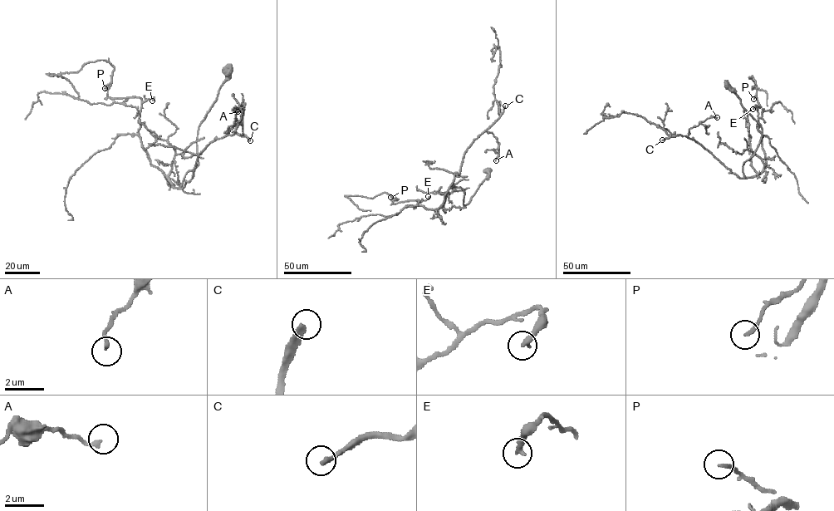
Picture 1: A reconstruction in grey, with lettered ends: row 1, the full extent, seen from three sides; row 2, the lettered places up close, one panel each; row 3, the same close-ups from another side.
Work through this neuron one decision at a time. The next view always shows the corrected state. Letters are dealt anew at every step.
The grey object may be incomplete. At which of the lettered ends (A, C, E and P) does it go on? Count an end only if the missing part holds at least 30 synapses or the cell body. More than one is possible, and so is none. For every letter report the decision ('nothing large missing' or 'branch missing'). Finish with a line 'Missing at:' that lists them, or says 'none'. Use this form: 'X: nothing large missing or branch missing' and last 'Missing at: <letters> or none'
A: nothing large missing
C: branch missing
E: nothing large missing
P: nothing large missing
Missing at: C

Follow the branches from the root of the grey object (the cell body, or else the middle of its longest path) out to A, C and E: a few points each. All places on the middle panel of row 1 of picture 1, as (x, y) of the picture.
A: (488, 170), (464, 205), (463, 189), (449, 186), (464, 153), (486, 130), (498, 144), (496, 160)
C: (488, 170), (464, 205), (463, 189), (449, 186), (455, 174), (459, 174), (464, 153), (505, 105)
E: (488, 170), (465, 205), (459, 187), (449, 188), (438, 208), (417, 204), (428, 196)

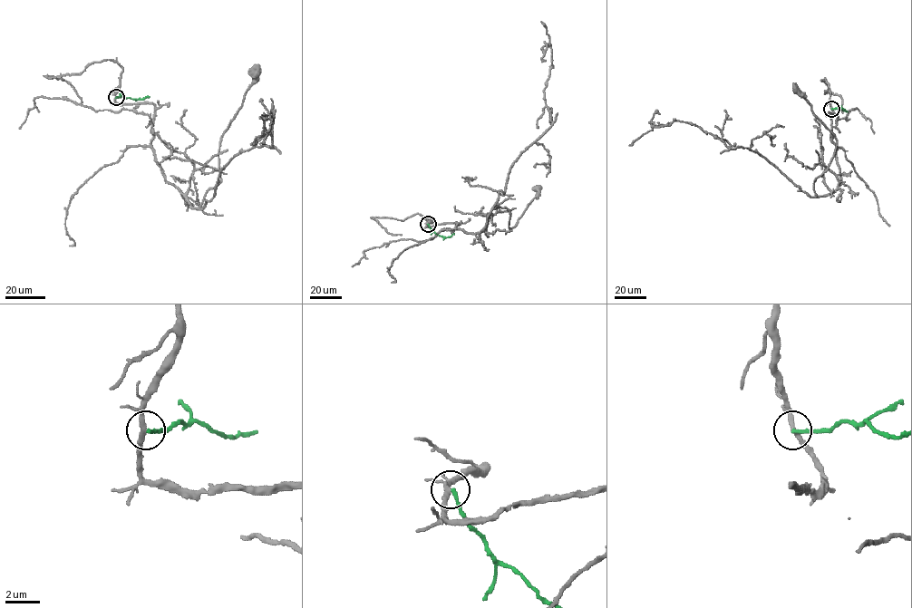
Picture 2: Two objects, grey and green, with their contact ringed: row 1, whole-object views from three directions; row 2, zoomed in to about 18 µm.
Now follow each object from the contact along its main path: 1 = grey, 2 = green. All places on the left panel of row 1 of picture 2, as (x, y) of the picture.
1: (115, 97), (116, 103), (153, 104), (154, 160), (164, 178), (199, 208), (220, 181), (221, 135), (255, 72)
2: (115, 97), (142, 100), (150, 97)

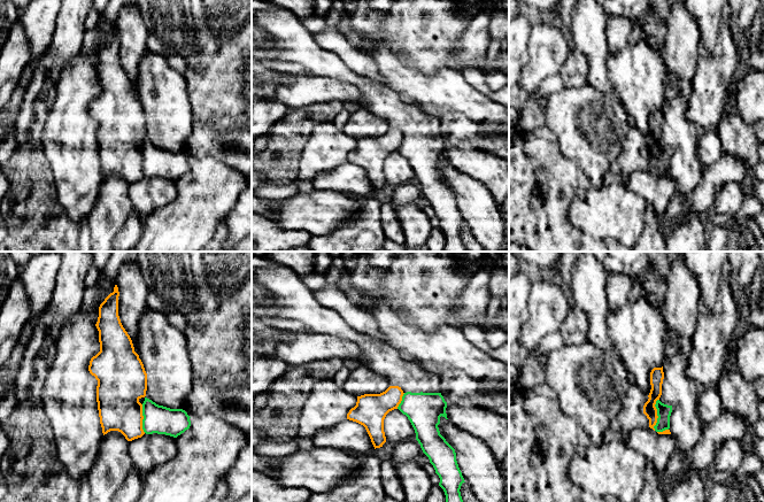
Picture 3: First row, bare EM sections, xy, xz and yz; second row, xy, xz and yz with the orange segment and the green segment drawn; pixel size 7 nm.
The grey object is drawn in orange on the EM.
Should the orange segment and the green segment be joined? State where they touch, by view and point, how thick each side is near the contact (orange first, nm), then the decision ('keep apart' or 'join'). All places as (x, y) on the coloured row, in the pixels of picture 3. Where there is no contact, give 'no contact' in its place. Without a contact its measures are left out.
contact yz (656, 415); calibres 100 and 100 nm; keep apart

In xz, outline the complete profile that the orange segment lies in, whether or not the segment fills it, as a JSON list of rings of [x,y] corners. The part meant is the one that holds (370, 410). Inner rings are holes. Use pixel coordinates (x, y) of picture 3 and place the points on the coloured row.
[[[389,386],[380,394],[357,396],[356,406],[347,414],[347,419],[365,427],[375,449],[386,442],[384,419],[389,411],[398,409],[403,394],[401,387]]]

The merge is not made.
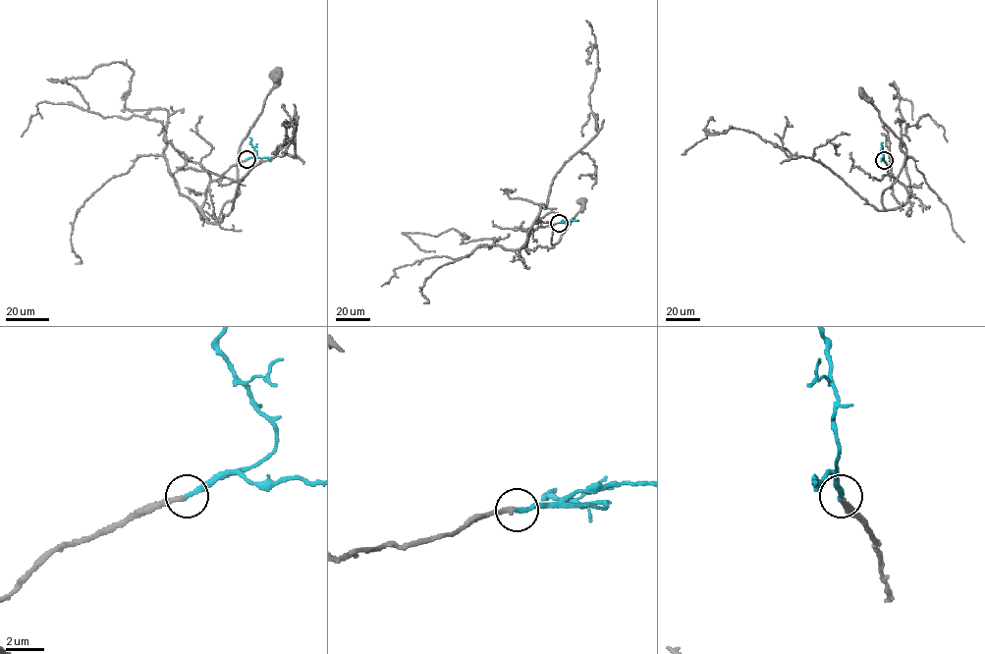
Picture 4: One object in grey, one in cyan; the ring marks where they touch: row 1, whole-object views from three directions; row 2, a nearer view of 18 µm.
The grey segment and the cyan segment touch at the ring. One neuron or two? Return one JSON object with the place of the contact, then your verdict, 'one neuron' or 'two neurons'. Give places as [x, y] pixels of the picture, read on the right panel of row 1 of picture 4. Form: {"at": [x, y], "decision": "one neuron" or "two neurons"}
{"at": [884, 160], "decision": "one neuron"}

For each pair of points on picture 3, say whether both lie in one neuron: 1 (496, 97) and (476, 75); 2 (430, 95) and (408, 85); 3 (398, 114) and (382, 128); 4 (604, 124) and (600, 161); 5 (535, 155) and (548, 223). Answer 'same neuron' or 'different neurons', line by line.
1: same neuron
2: same neuron
3: different neurons
4: same neuron
5: same neuron

